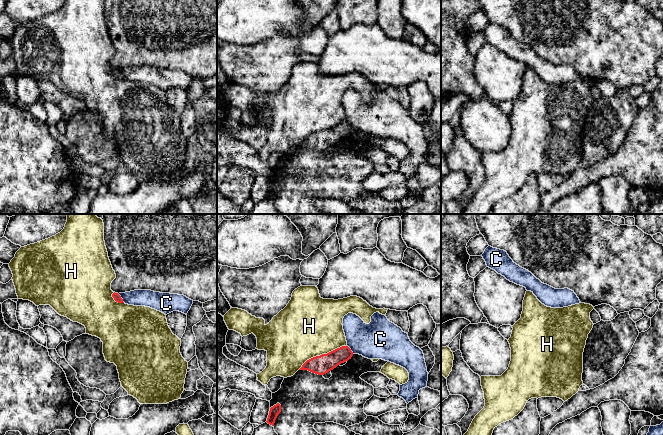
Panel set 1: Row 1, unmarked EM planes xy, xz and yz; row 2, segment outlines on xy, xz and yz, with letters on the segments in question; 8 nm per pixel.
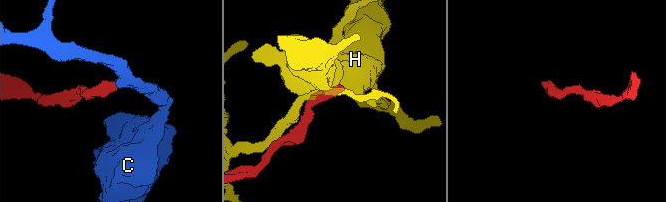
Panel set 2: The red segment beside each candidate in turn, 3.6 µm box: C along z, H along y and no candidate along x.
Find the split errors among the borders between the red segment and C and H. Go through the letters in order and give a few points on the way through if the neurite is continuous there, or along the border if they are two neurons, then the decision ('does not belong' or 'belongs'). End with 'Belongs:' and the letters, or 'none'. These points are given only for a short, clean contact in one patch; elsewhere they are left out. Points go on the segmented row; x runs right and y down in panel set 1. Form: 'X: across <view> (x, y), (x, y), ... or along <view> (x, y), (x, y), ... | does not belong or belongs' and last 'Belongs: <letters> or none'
C: along xy (118, 294), (124, 302) | does not belong
H: does not belong
Belongs: none

